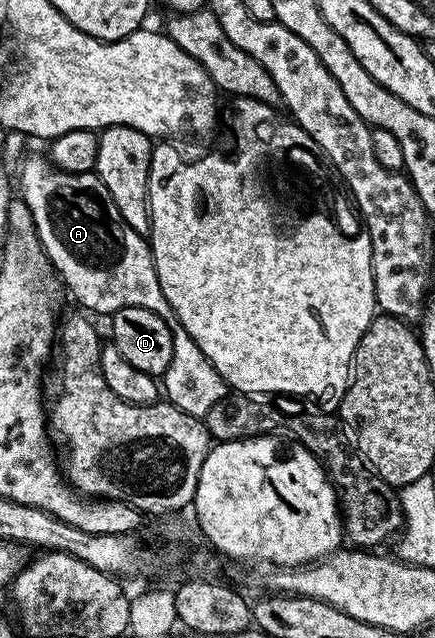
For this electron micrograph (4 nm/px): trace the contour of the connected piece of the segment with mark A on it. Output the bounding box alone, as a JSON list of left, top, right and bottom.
[17,155,172,320]

